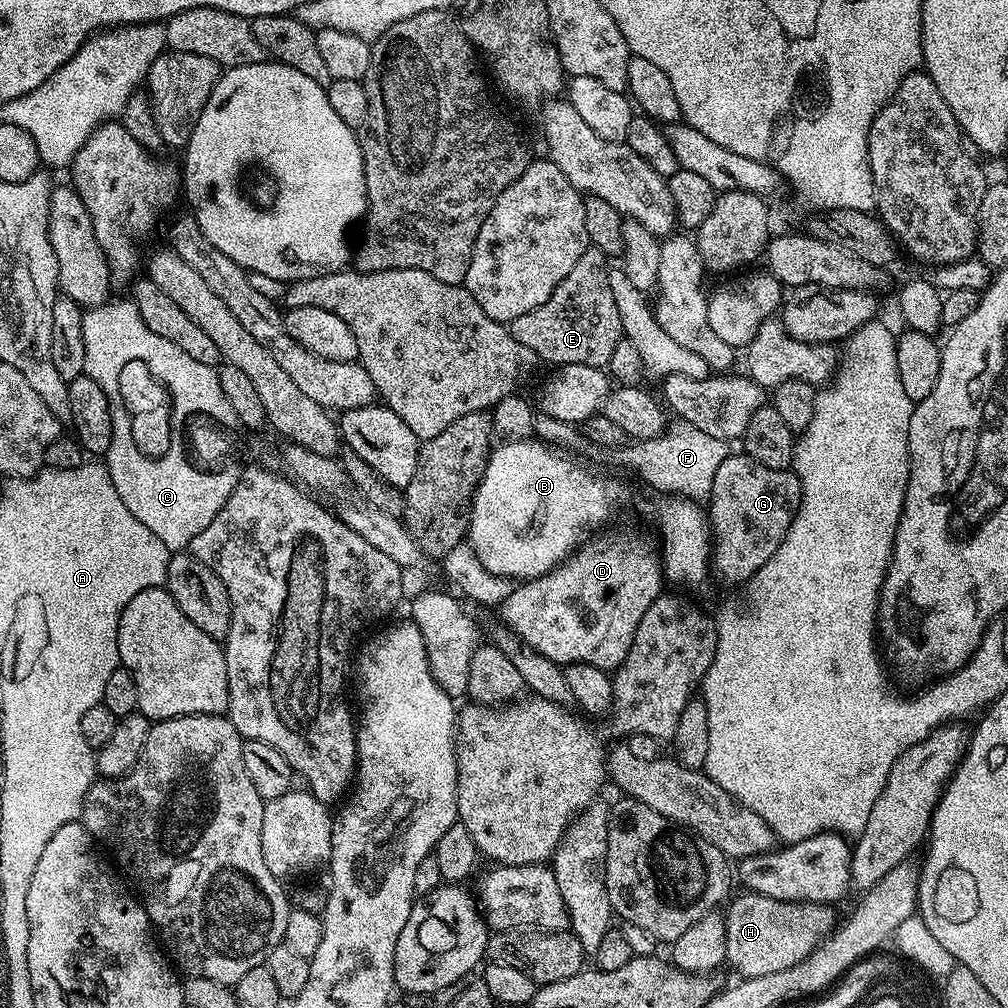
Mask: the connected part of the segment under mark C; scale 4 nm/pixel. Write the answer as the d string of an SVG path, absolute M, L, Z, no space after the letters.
M128 298L117 304L109 302L87 309L82 318L82 340L86 342L84 375L94 378L94 382L106 390L110 402L110 423L114 426L114 434L110 438L106 463L114 490L126 502L131 514L168 548L187 549L194 538L214 522L218 510L226 506L226 498L230 498L235 490L232 476L200 476L200 472L192 472L176 452L172 452L168 460L140 460L140 452L136 452L132 440L128 440L128 420L124 420L124 408L120 408L116 378L129 371L128 364L140 364L139 375L163 378L172 384L172 392L176 392L176 412L192 412L192 408L196 408L196 412L212 412L212 416L220 416L220 420L232 420L234 406L230 406L230 398L224 393L219 371L202 366L202 362L194 362L186 350L178 350L174 342L166 342L166 338L154 334Z

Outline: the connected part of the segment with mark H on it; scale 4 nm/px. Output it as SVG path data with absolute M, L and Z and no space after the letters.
M744 890L741 893L741 896L733 895L727 901L728 912L723 913L726 930L724 959L727 967L741 972L739 975L744 978L752 975L769 976L778 970L800 964L837 923L833 909L826 904L795 904L766 898L757 892Z

